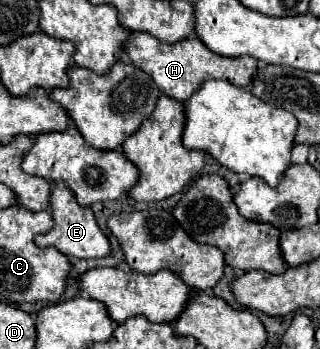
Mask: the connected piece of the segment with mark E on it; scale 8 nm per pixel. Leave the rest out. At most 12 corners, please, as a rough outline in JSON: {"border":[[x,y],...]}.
{"border":[[53,182],[53,230],[35,238],[65,256],[113,252],[93,210]]}

